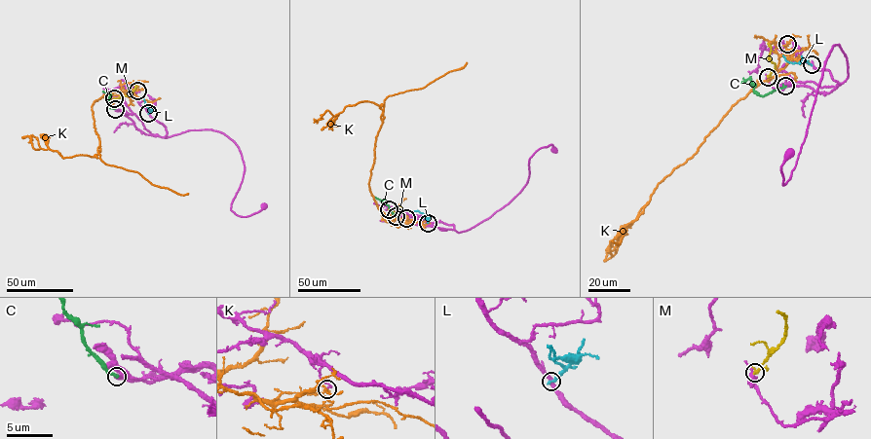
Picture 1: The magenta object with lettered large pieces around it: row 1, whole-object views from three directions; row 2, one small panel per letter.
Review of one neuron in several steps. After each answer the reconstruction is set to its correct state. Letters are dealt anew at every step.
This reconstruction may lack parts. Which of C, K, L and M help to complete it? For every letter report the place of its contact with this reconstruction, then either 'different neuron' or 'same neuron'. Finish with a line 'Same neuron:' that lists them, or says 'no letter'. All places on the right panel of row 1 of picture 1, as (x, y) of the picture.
C: meets magenta at (785, 86); different neuron
K: meets magenta at (787, 44); different neuron
L: meets magenta at (812, 64); different neuron
M: meets magenta at (768, 77); different neuron
Same neuron: no letter

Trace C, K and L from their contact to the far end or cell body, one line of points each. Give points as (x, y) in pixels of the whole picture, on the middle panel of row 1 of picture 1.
C: (396, 216), (385, 201), (373, 196)
K: (406, 218), (382, 216), (369, 190), (384, 100), (390, 95), (421, 89), (467, 62)
L: (428, 223), (422, 213), (414, 210)

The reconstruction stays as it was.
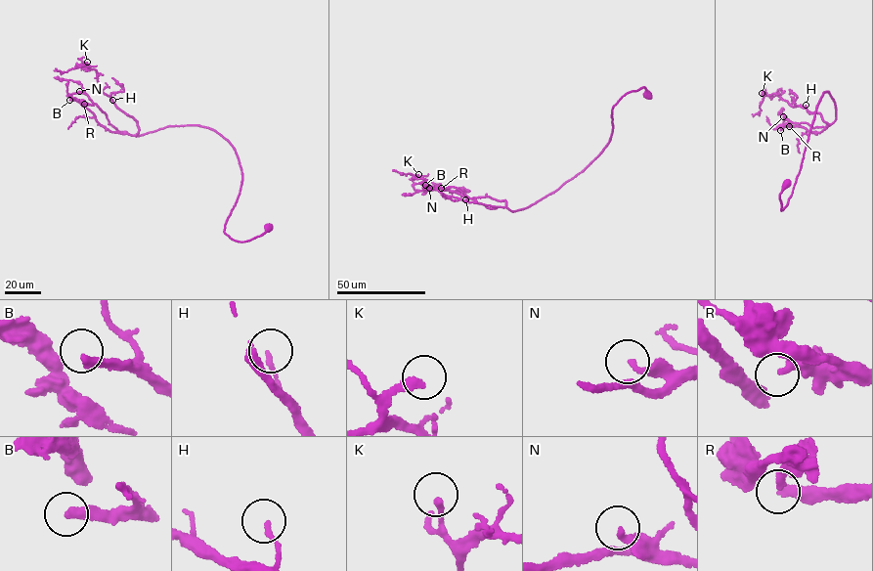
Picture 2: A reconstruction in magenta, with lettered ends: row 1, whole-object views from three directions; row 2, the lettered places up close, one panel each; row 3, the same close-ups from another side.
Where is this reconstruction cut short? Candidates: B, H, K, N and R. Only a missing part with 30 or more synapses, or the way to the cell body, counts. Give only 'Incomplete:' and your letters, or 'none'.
Incomplete: B

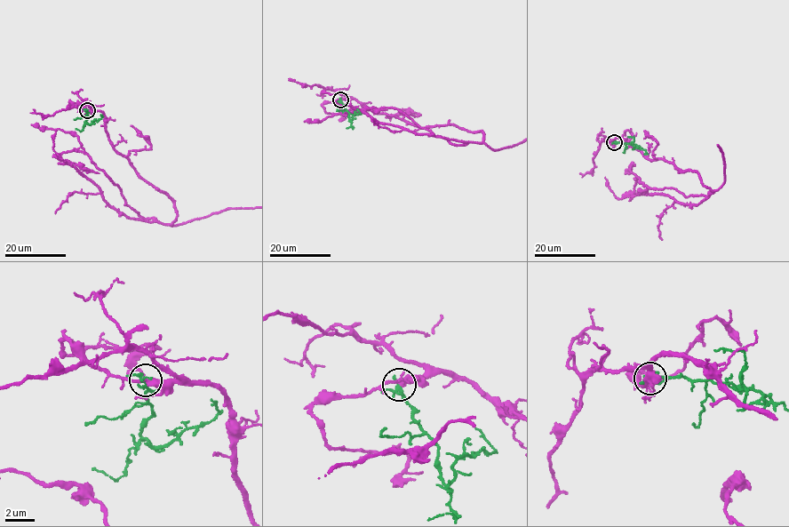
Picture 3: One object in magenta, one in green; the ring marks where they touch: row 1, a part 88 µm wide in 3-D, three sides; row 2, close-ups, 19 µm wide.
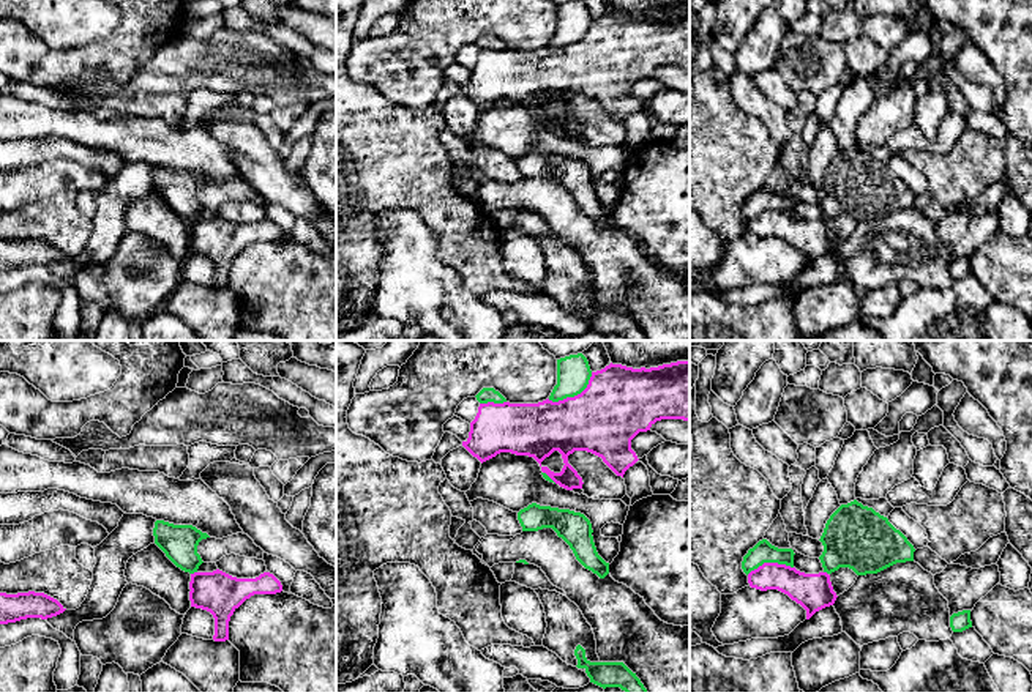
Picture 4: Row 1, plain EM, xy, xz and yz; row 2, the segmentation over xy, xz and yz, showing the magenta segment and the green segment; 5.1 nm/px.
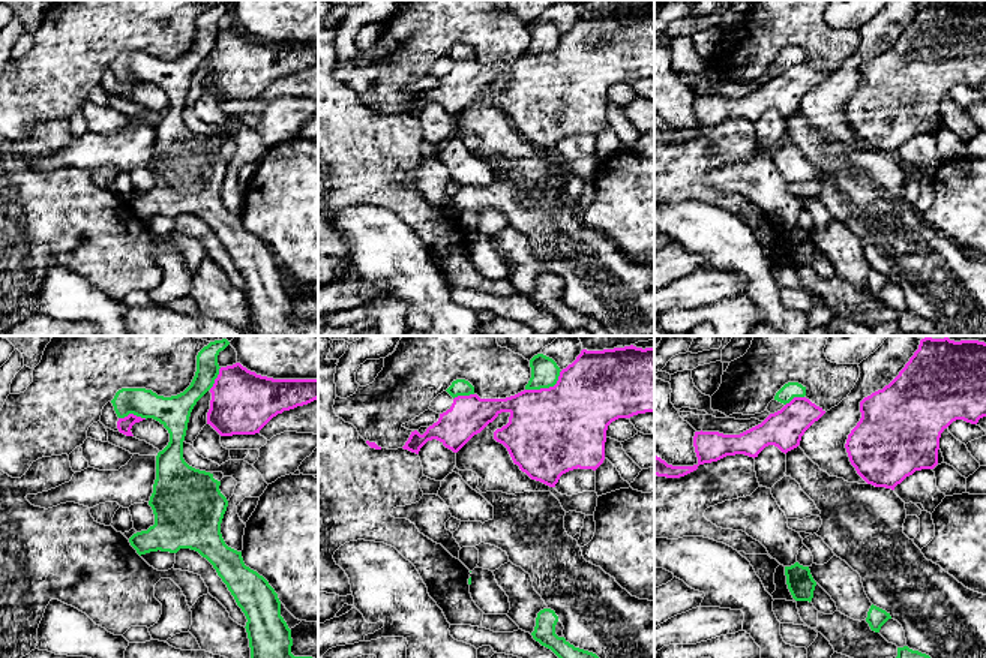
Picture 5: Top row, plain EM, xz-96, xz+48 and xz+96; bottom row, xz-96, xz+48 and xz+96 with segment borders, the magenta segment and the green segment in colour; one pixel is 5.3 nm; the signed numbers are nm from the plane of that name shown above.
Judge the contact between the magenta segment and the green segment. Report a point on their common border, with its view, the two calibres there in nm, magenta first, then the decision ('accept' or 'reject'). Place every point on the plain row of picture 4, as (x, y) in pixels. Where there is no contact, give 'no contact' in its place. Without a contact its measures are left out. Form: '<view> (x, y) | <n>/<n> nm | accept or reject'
xz (575, 43) | 360/180 nm | reject

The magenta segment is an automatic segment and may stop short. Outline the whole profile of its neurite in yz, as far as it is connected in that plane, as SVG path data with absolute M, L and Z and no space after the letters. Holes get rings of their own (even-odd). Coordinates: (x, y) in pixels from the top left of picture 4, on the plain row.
M764 210L751 218L748 230L761 238L778 236L787 241L806 257L806 266L816 259L833 252L838 244L827 219L805 221L778 210Z

